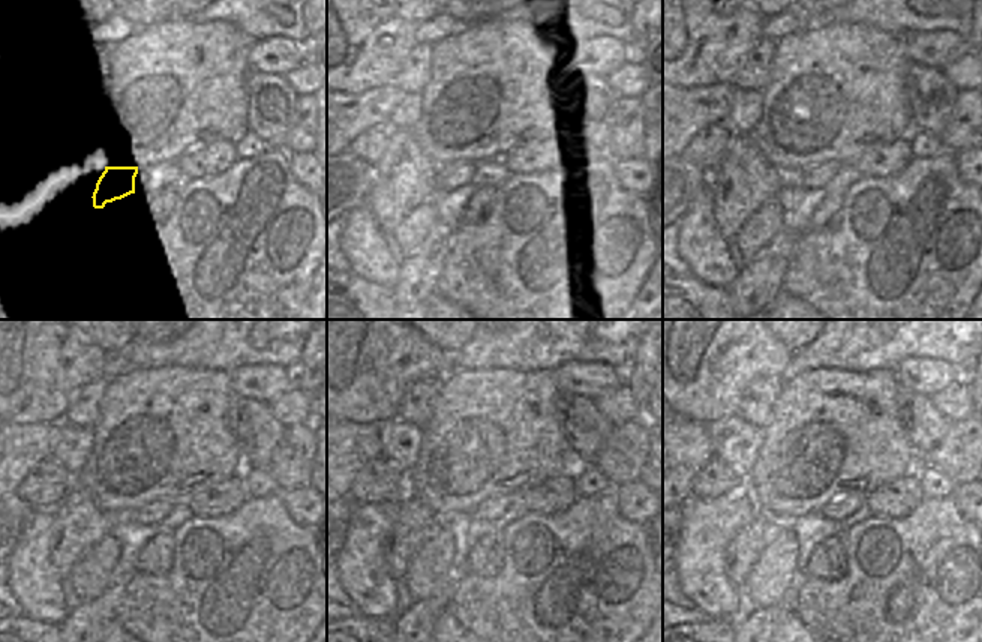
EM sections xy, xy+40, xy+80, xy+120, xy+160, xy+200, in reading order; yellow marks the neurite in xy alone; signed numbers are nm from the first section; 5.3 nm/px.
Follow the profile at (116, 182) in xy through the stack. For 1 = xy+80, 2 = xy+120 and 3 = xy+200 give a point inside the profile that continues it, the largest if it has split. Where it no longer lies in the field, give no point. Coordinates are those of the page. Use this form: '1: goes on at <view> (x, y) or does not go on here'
1: goes on at xy+80 (820, 176)
2: goes on at xy+120 (156, 512)
3: goes on at xy+200 (844, 506)

